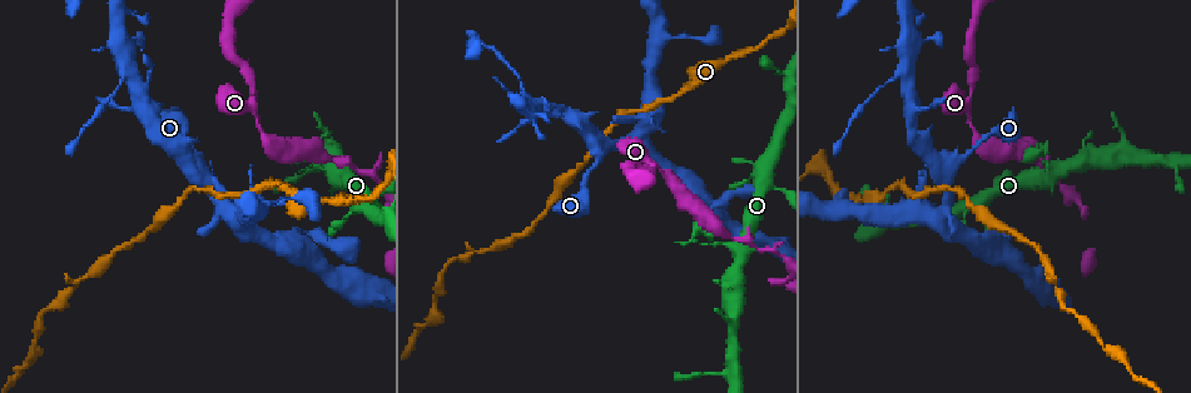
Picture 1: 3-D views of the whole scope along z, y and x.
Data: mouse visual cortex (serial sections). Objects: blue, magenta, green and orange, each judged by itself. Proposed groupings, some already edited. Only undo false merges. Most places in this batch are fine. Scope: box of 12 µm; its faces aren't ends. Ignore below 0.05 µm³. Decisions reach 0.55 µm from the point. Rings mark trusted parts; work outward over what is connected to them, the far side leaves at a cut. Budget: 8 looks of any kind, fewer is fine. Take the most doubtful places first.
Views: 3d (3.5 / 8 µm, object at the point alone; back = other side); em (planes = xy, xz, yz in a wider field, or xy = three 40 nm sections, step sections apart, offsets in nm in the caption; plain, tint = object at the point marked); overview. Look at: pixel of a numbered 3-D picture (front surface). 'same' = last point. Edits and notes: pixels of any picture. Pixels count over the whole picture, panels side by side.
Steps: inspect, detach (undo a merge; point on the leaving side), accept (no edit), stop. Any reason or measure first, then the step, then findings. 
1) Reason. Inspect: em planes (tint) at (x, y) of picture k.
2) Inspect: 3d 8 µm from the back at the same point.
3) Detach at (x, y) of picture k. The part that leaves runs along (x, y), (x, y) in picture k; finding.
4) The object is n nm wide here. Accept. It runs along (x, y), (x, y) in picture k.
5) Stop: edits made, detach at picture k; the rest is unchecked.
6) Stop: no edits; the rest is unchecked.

Narrows sharply. Inspect: 3d 3.5 µm at (1055, 286) of picture 1.

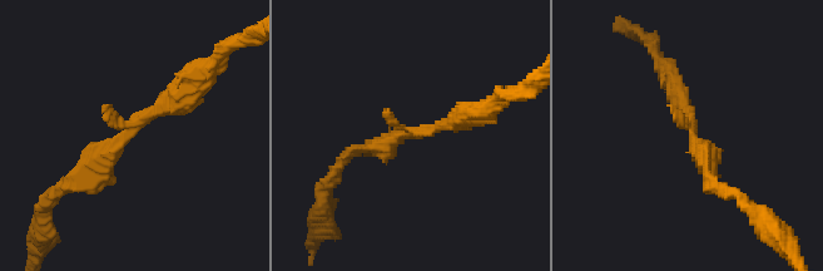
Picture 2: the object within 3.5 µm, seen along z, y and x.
Inspect: em xy step 2 (tint) at (405, 136) of picture 2.

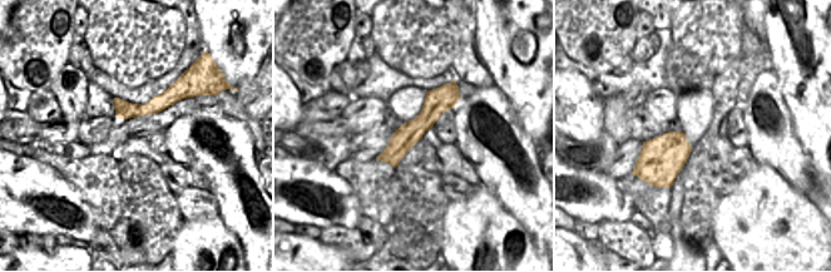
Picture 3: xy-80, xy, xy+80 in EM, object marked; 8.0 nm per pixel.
Cut it another way. Inspect: em planes (tint) at the same point.

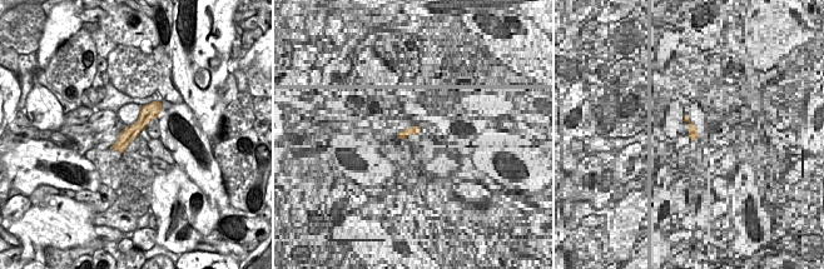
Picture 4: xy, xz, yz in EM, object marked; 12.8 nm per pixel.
Accept. It runs along (187, 85), (64, 190) in picture 2; all the same cell.

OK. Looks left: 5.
Three arms meet. Inspect: 3d 8 µm at (201, 158) of picture 1.

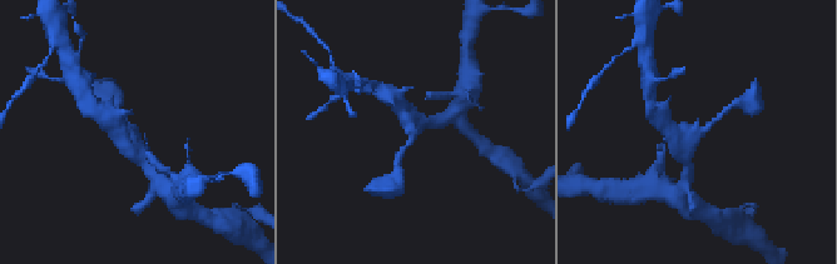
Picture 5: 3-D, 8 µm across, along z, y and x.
3 arms meet here; the arms are 200, 400, 450 nm wide; shape alone is not enough. Inspect: em xy step 5 (tint) at (409, 137) of picture 5.

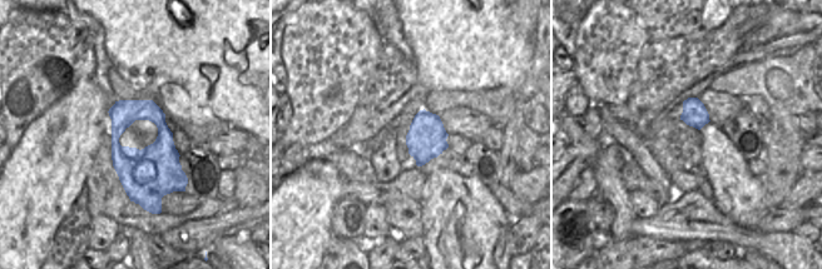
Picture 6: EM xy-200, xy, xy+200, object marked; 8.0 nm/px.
Accept. It runs along (727, 110), (689, 142), (686, 157) in picture 5; one cell here.

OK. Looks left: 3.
Small branch off a trunk. Inspect: 3d 8 µm at (524, 91) of picture 1.

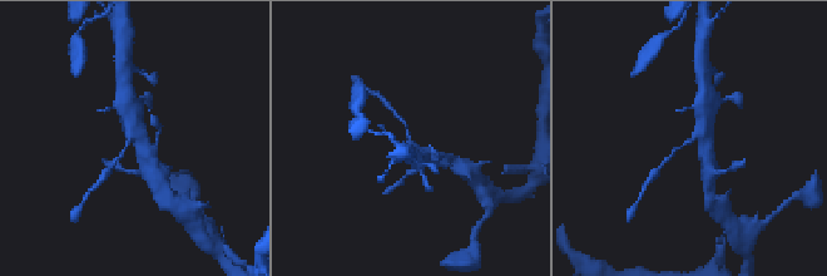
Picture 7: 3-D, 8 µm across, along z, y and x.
Inspect: em xy step 3 (tint) at (408, 139) of picture 7.

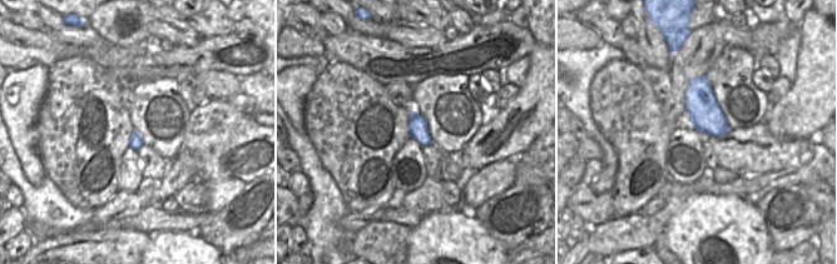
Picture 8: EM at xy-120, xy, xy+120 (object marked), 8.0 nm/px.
3 arms meet here; the arms are 150, 400, 450 nm wide. Accept. It runs along (427, 157), (414, 149), (406, 124), (396, 114) in picture 7; continuous, no second cell.

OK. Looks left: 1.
Stop: no edits; the rest is unchecked.

